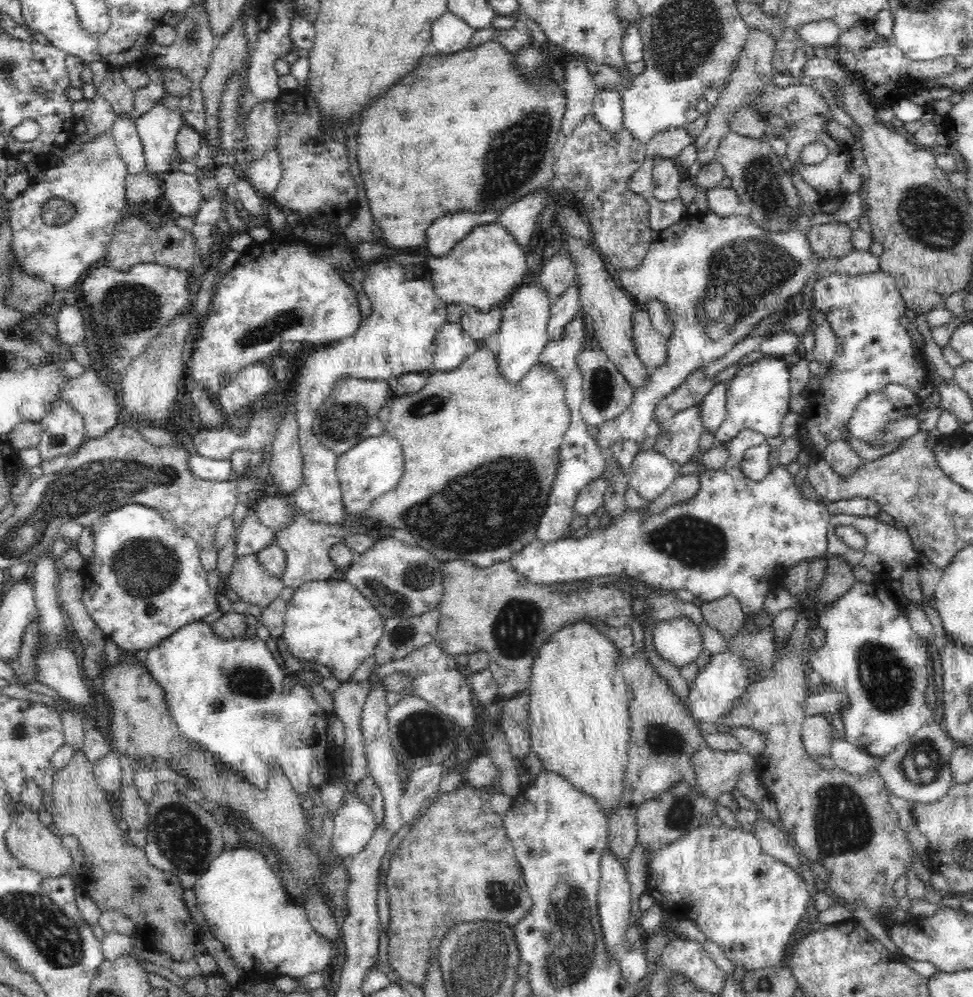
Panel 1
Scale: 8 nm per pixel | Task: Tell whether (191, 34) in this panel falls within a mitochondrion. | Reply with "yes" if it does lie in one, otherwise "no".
yes

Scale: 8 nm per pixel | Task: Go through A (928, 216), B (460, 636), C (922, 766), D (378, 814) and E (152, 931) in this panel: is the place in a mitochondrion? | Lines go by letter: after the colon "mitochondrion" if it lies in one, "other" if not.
A: mitochondrion
B: other
C: mitochondrion
D: other
E: mitochondrion

